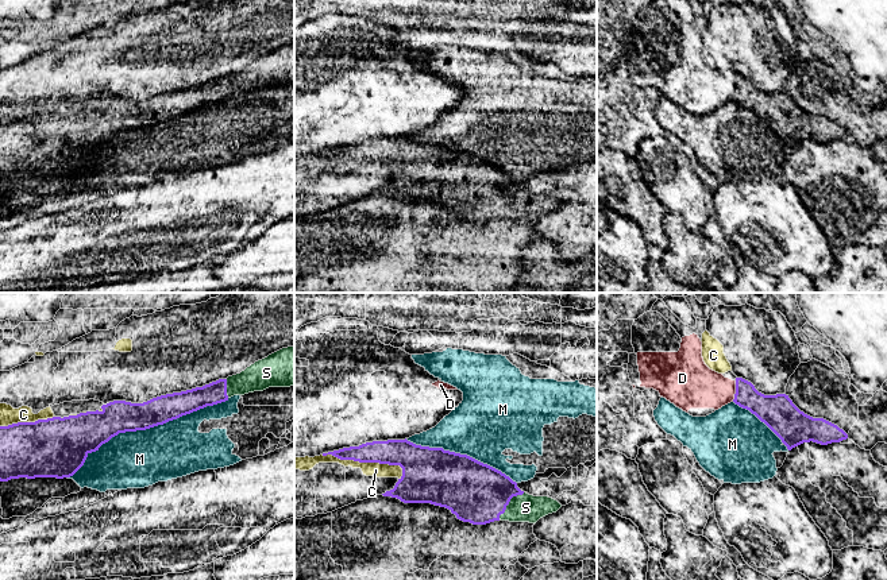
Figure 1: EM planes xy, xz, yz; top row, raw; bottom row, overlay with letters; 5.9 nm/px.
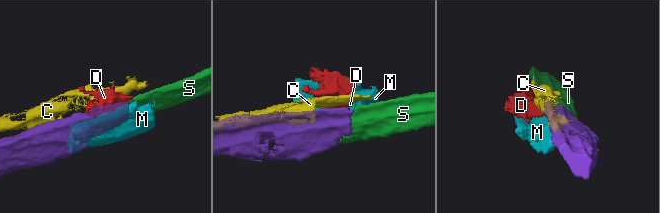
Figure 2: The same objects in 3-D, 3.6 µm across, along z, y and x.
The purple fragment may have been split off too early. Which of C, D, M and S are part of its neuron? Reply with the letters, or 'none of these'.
S

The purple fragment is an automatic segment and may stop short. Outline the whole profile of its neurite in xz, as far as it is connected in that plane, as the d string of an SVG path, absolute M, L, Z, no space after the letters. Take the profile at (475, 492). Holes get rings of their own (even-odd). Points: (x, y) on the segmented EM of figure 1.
M406 438L373 441L323 453L323 456L327 455L340 460L400 465L402 476L393 490L382 494L383 496L397 498L404 503L431 503L446 507L458 519L473 525L486 525L500 519L536 523L540 518L556 513L562 507L552 498L533 496L521 491L509 476L467 455L444 451L443 448L416 445Z

